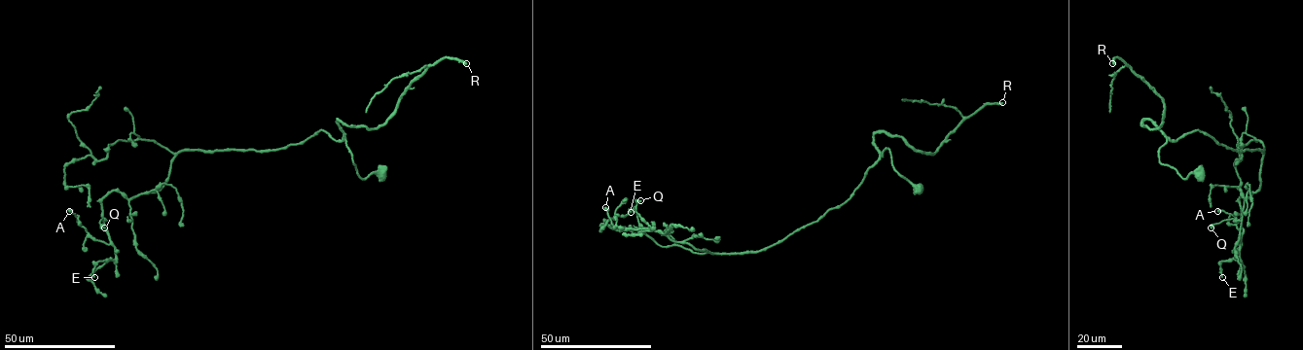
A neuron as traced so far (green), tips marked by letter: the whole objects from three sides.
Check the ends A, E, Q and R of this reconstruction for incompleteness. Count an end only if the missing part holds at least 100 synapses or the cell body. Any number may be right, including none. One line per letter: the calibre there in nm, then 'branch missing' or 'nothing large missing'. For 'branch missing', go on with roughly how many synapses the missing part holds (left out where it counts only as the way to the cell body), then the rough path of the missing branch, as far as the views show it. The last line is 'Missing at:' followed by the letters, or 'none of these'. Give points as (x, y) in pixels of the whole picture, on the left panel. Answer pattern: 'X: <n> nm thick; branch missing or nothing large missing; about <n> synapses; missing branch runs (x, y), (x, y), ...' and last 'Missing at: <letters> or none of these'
A: 700 nm thick; nothing large missing
E: 170 nm thick; nothing large missing
Q: 280 nm thick; nothing large missing
R: 380 nm thick; branch missing; about 100 synapses; missing branch runs (466, 63), (497, 87), (512, 130), (498, 154), (499, 159), (483, 179), (481, 212), (464, 235), (479, 245)
Missing at: R

